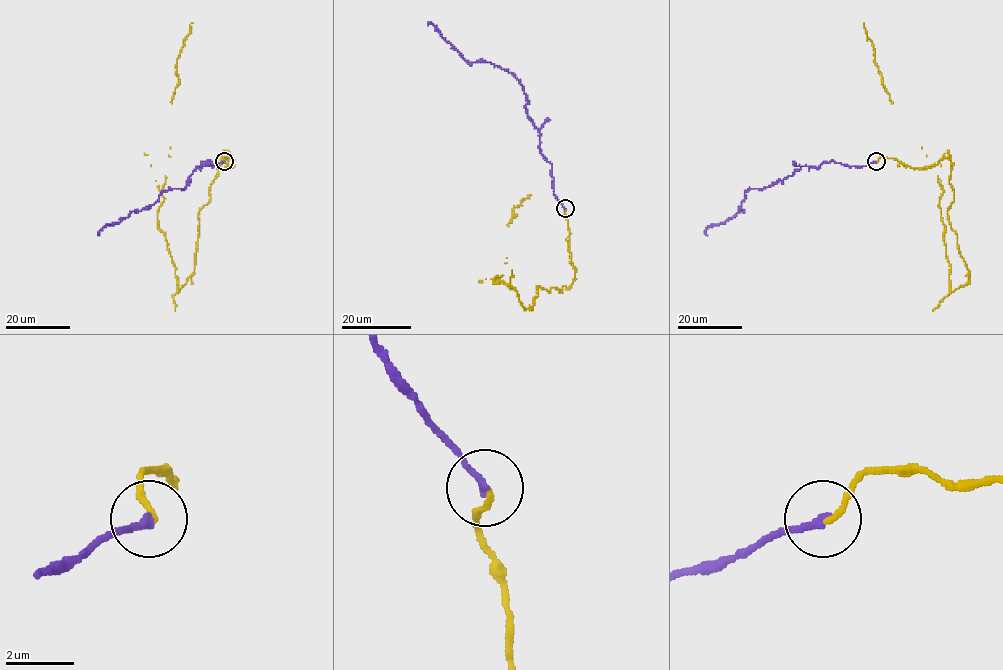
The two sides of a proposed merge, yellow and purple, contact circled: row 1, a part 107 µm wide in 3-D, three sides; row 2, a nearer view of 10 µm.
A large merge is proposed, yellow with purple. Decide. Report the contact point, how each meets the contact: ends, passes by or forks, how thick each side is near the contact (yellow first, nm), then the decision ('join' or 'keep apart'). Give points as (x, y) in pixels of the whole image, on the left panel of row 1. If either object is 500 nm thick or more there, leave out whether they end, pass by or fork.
place (224, 161); yellow ends; purple ends; calibres 160 and 200 nm; join

